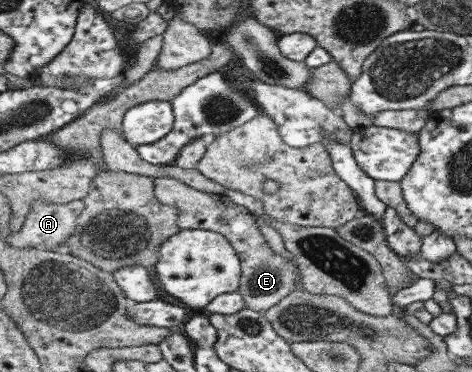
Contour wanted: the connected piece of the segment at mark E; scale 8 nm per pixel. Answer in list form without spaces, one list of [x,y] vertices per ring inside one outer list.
[[[175,178],[155,179],[154,194],[160,204],[169,205],[179,211],[179,218],[176,220],[178,228],[217,232],[231,244],[240,258],[242,275],[238,291],[243,297],[246,308],[265,312],[290,292],[297,290],[294,278],[299,268],[295,262],[273,253],[255,223],[256,216],[246,207],[234,204],[224,193],[201,192]]]

